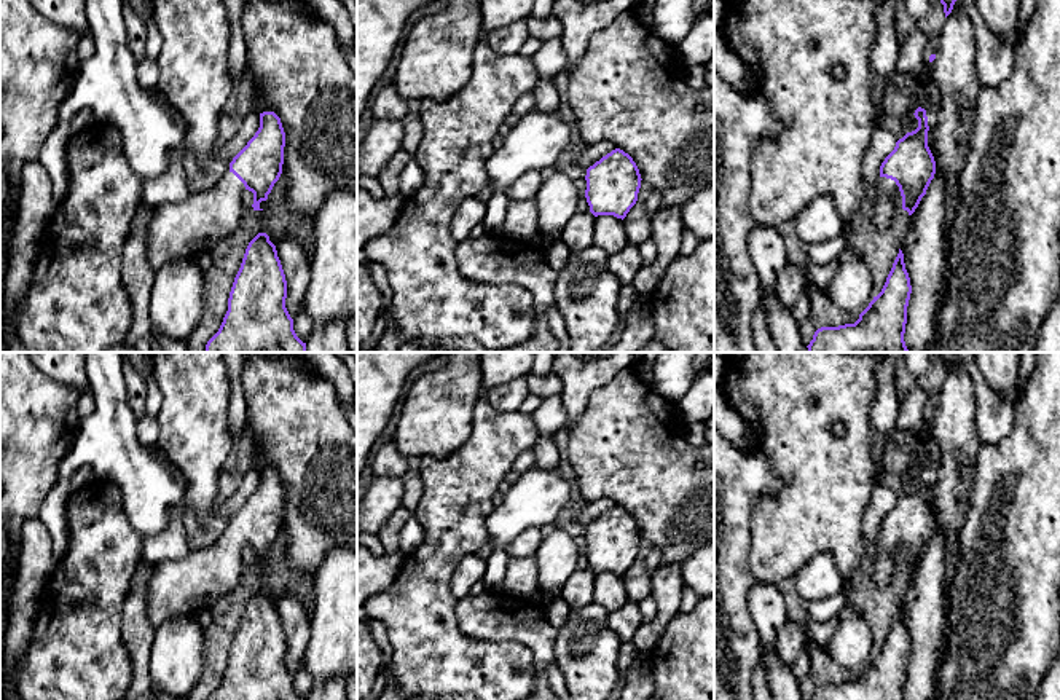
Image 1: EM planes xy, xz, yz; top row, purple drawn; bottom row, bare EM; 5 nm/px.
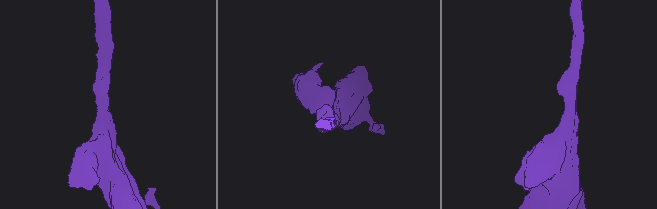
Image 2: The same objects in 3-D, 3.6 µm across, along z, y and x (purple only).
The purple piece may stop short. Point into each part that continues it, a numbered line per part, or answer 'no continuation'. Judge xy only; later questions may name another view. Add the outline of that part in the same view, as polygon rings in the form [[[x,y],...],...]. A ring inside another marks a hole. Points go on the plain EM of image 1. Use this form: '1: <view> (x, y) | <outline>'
1: xy (180, 587) | [[[226,529],[215,544],[186,558],[155,564],[150,580],[148,620],[158,628],[177,615],[196,617],[239,587],[244,541]]]

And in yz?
1: yz (883, 555) | [[[878,534],[877,544],[872,550],[872,577],[877,585],[888,587],[897,569],[896,555],[899,544],[894,537]]]

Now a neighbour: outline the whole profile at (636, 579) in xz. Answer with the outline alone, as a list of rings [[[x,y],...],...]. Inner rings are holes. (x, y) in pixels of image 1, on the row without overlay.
[[[636,558],[623,576],[625,590],[630,601],[639,603],[650,595],[650,577],[652,574],[647,571],[646,561]]]

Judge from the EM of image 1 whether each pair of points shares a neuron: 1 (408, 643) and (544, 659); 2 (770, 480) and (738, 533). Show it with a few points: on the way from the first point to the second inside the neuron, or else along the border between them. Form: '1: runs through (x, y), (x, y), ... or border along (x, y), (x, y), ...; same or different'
1: border along (502, 640), (523, 643), (531, 651), (534, 683); different
2: runs through (756, 490), (738, 507), (738, 519); same

